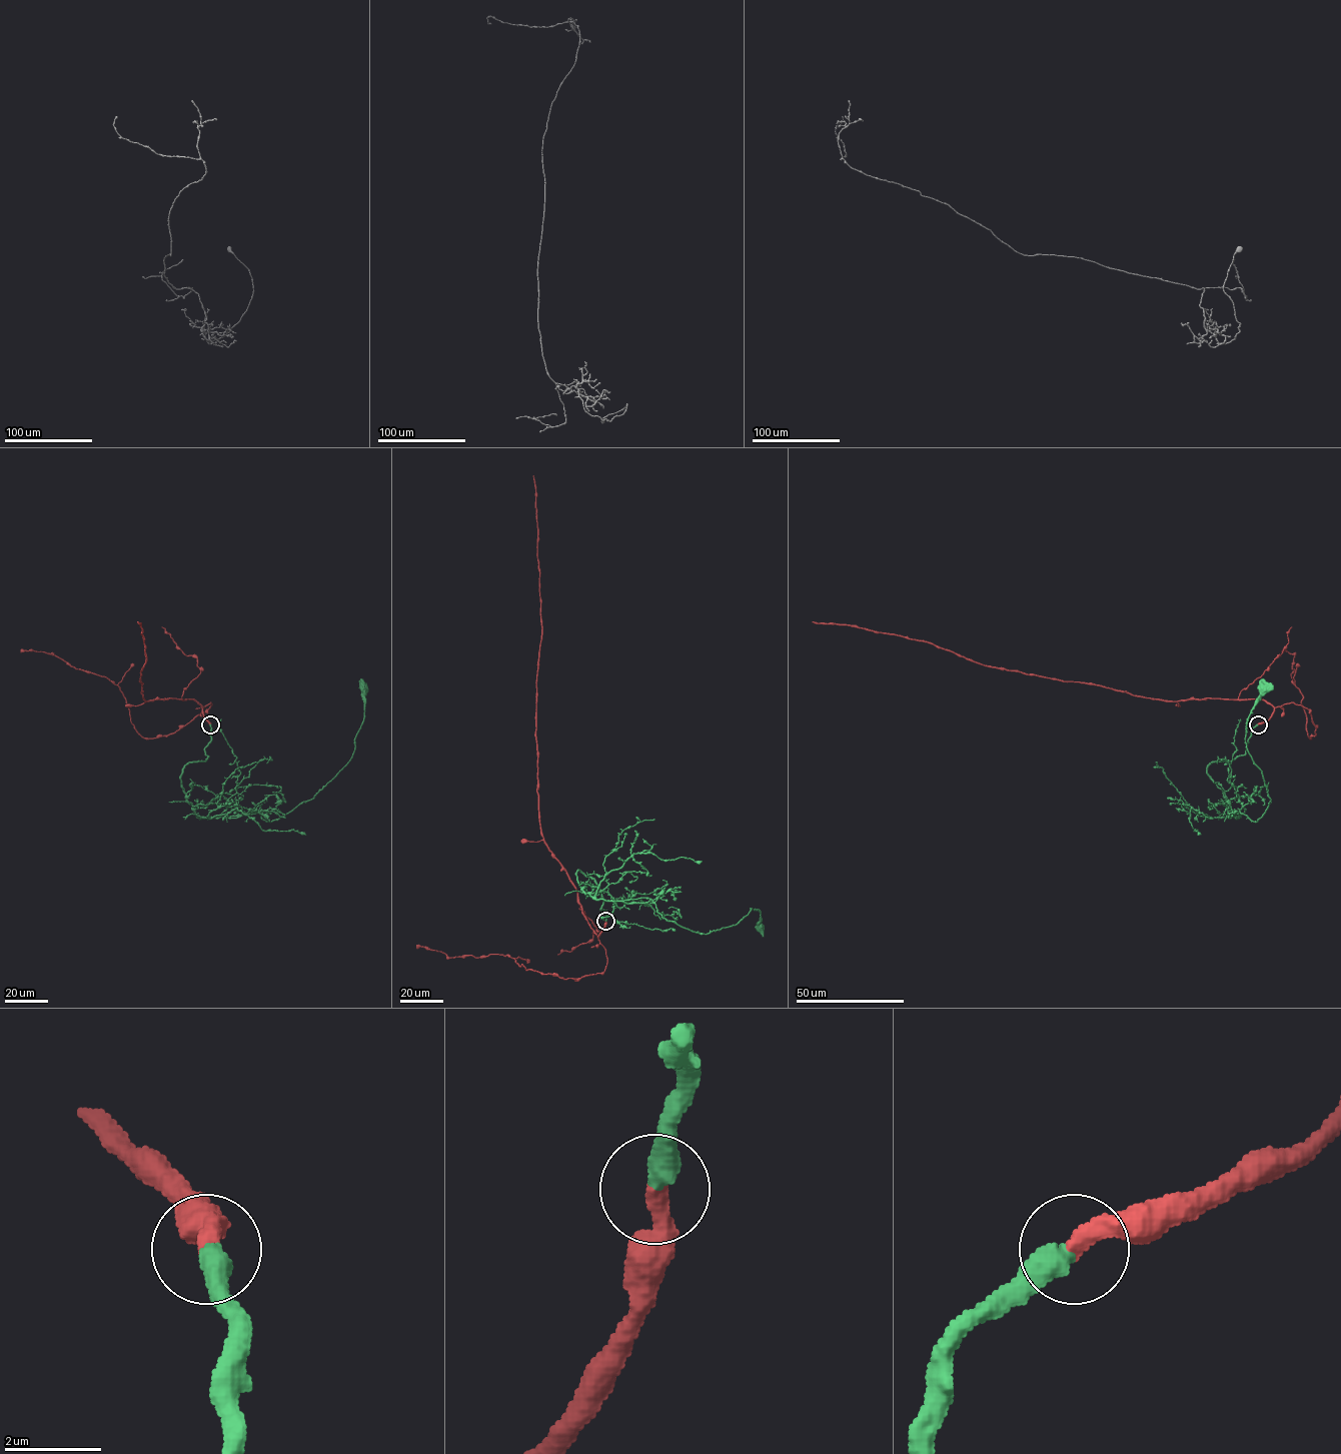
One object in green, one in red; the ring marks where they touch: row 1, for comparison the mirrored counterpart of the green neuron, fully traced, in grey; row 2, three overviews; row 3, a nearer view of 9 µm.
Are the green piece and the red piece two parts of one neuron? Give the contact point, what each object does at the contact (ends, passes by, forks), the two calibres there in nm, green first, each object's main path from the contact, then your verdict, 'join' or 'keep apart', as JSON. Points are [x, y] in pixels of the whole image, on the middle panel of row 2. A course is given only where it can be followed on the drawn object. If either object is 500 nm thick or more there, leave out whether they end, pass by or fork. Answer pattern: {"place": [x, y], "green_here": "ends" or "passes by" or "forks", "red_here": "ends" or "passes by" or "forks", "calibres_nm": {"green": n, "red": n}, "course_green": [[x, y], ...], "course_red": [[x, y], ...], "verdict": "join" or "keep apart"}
{"place": [605, 921], "green_here": "ends", "red_here": "ends", "calibres_nm": {"green": 480, "red": 420}, "course_green": [[605, 921], [597, 884], [577, 871], [596, 899], [649, 899], [695, 932], [736, 925], [751, 909], [757, 926]], "course_red": [[605, 921], [598, 937], [540, 827], [536, 687], [542, 626], [533, 475]], "verdict": "join"}

